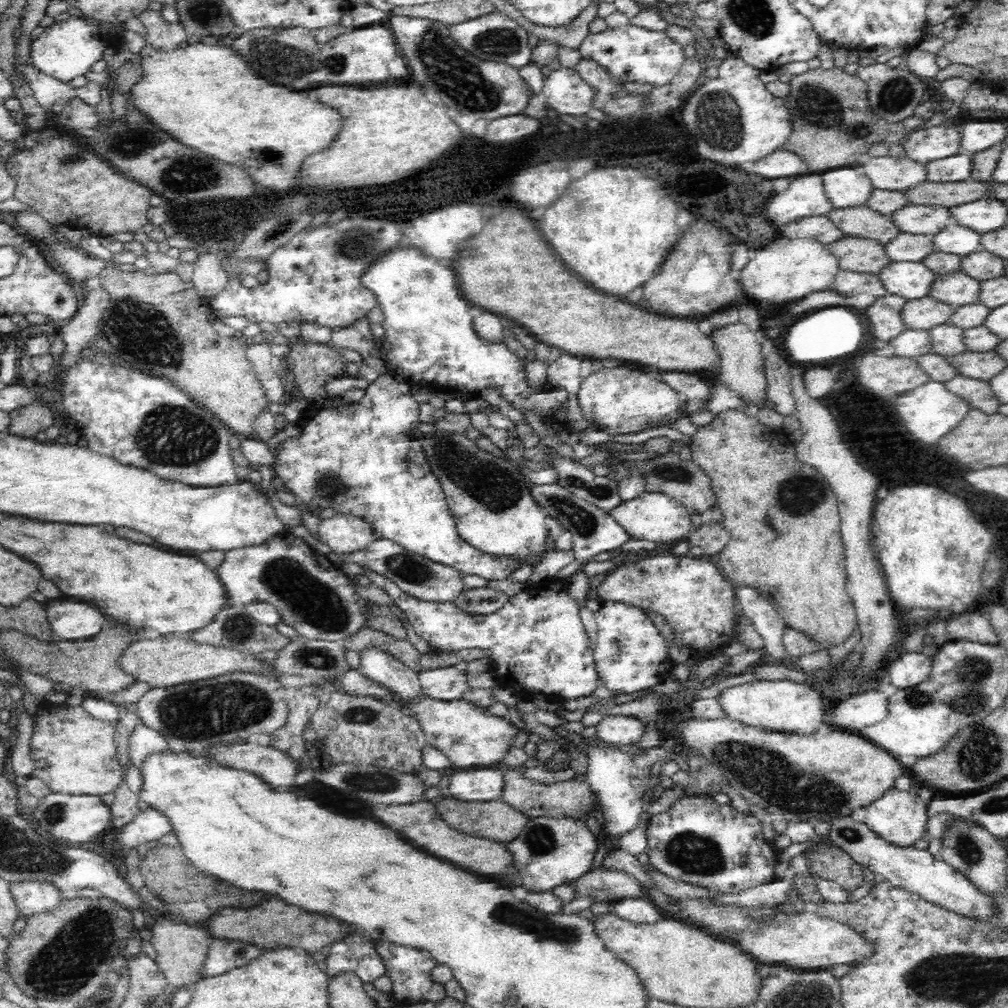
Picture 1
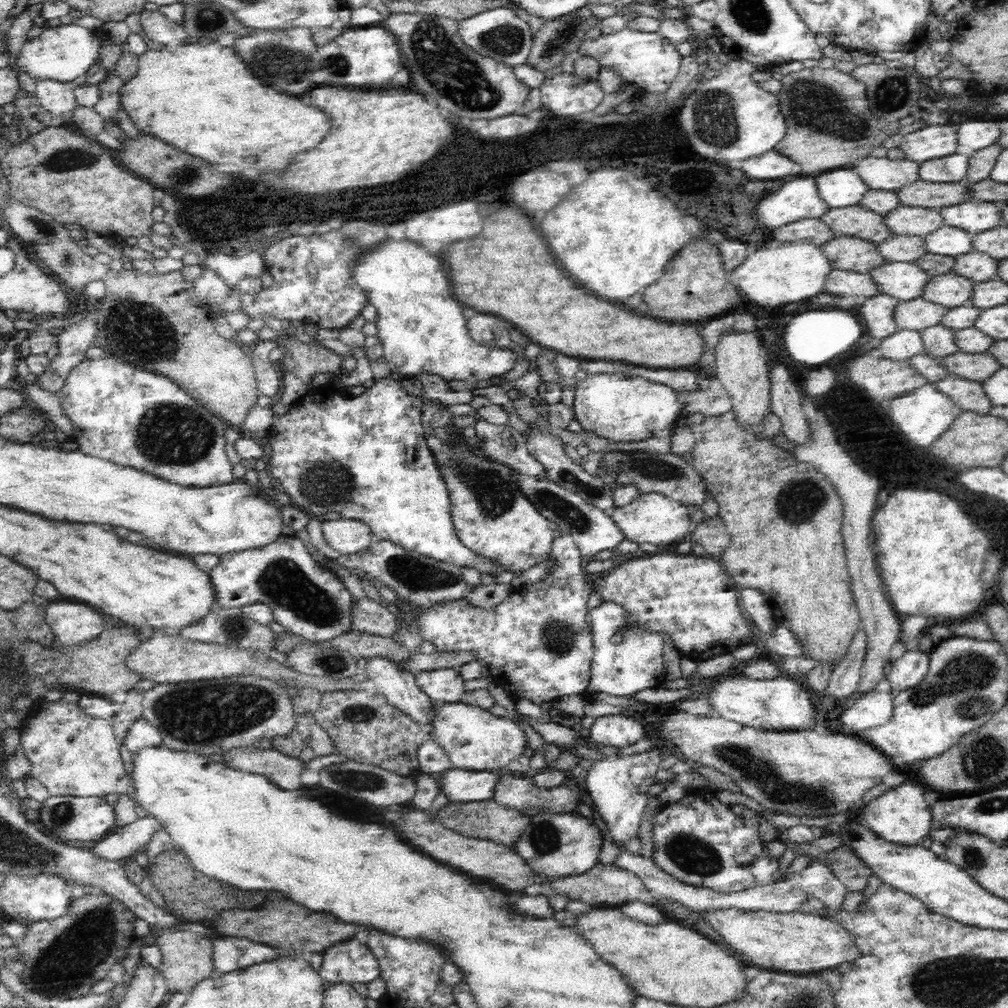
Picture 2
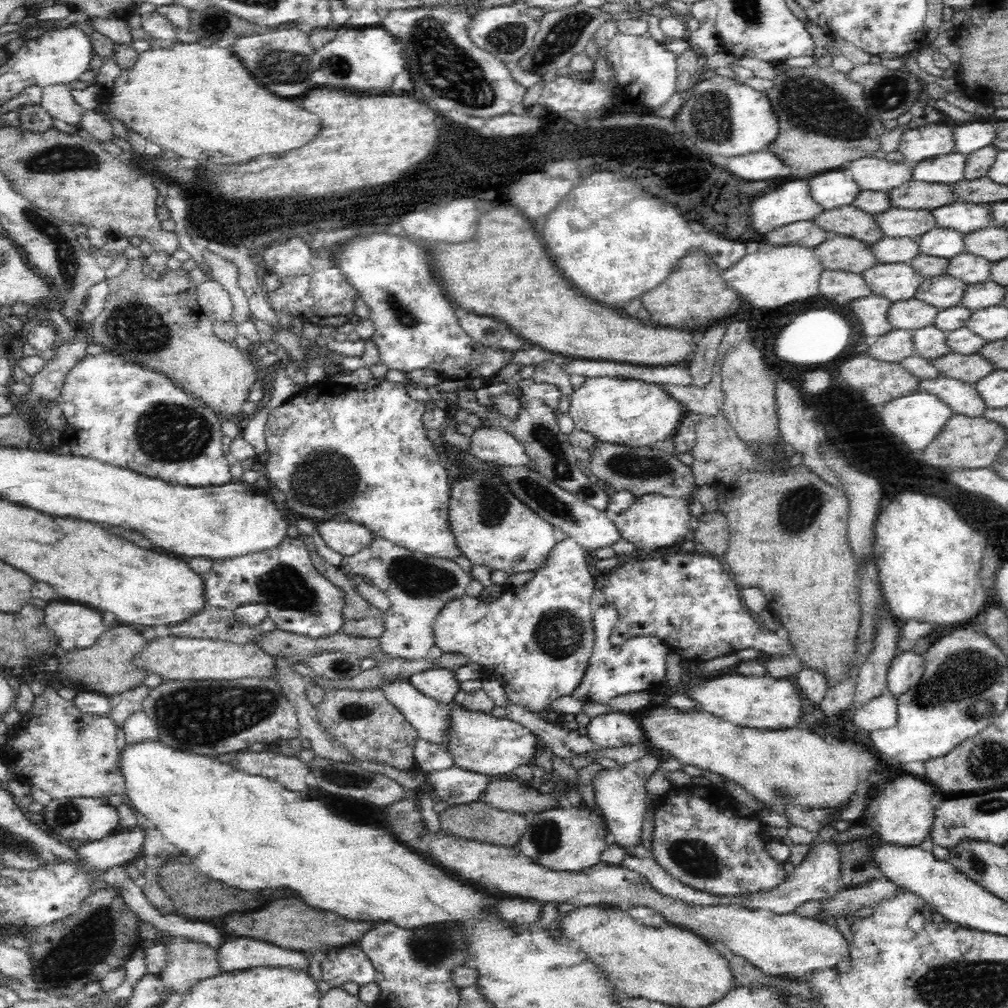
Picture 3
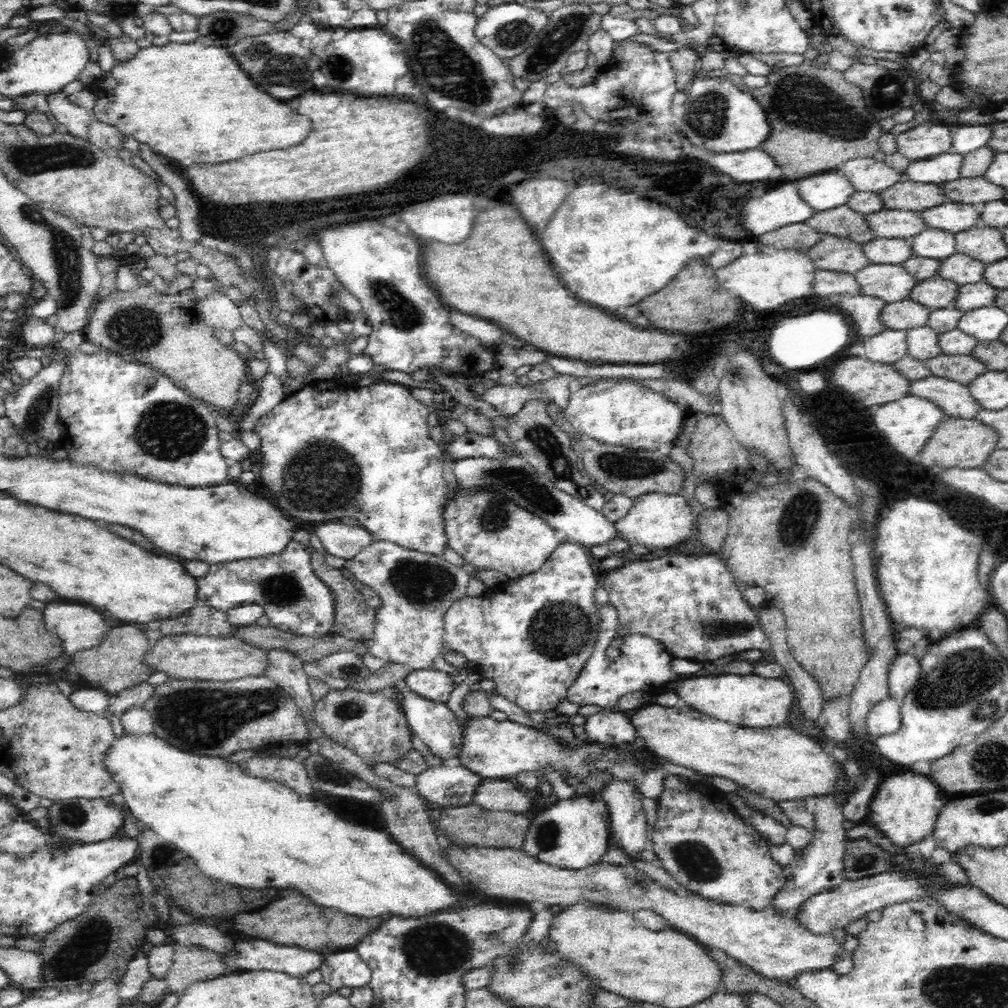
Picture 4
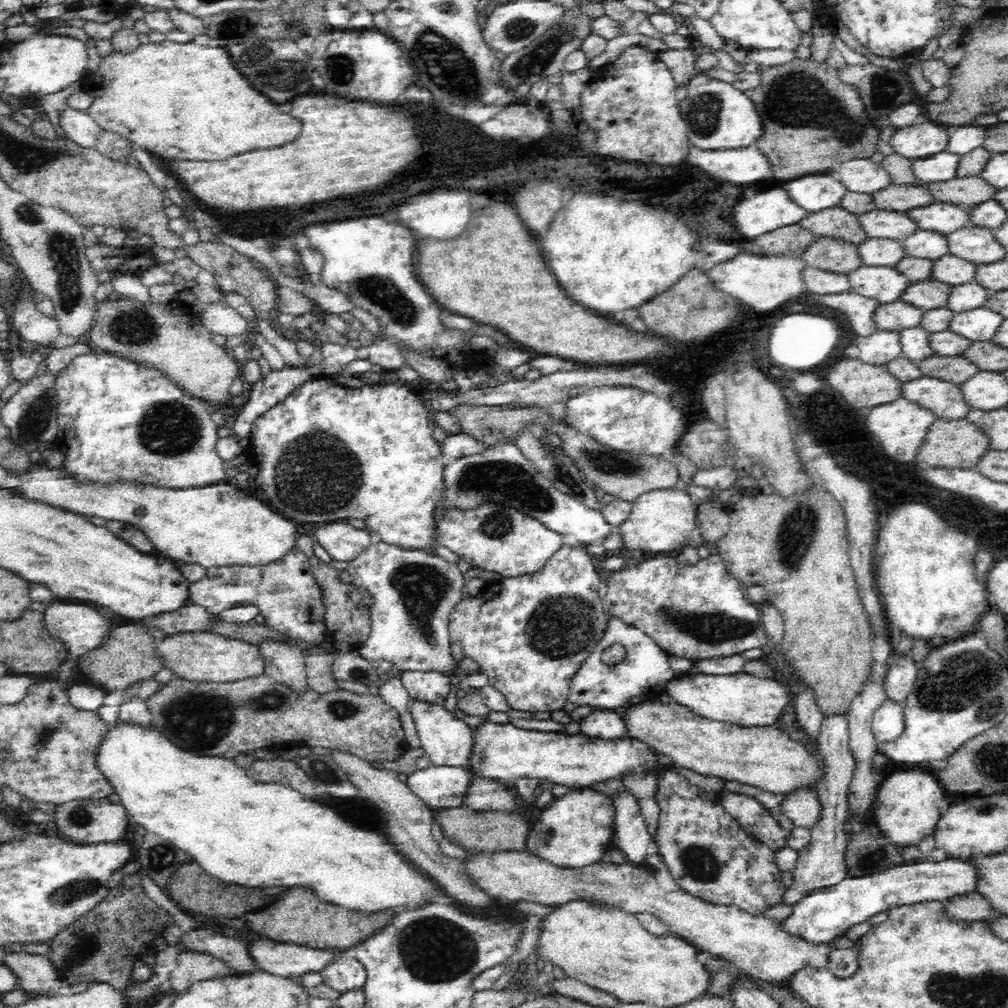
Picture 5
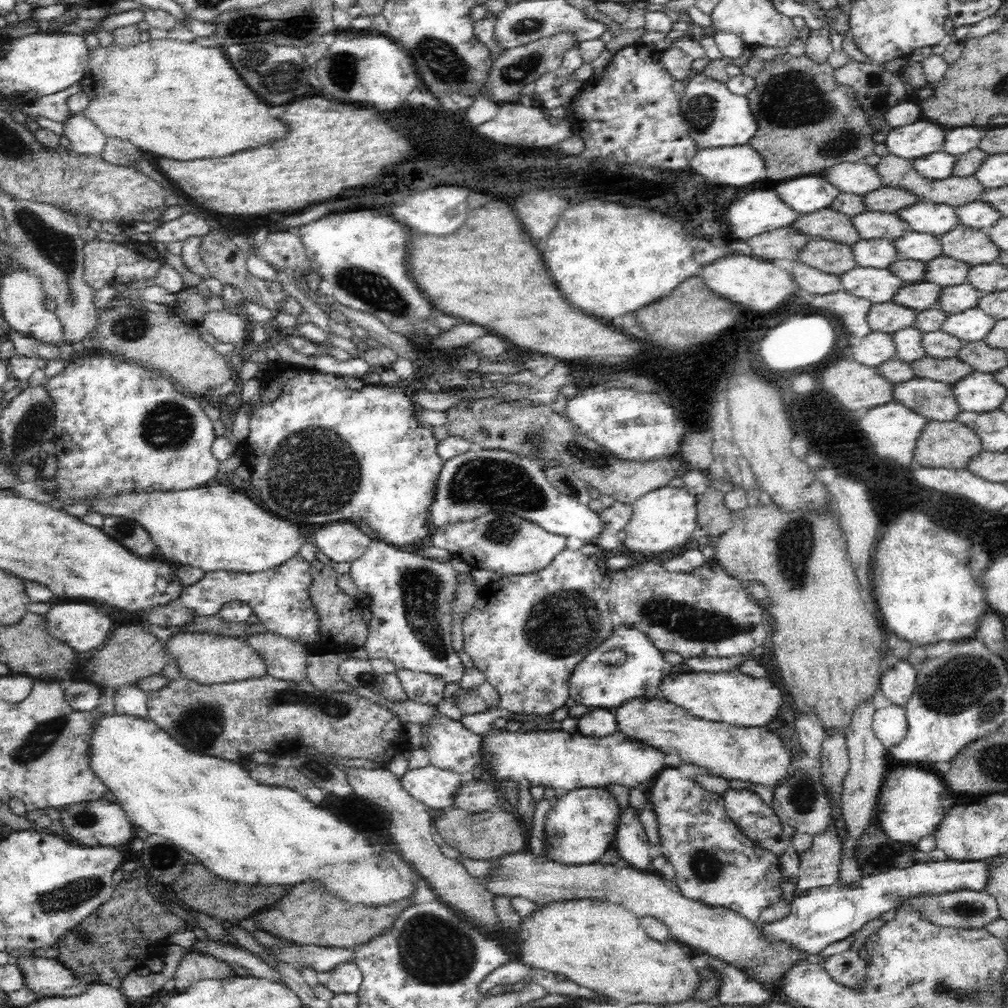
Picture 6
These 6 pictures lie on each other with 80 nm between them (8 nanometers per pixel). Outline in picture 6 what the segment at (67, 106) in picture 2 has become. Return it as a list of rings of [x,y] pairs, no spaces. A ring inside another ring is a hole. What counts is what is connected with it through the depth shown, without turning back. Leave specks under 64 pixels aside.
[[[69,114],[64,120],[64,135],[76,152],[101,156],[107,137],[84,114]]]

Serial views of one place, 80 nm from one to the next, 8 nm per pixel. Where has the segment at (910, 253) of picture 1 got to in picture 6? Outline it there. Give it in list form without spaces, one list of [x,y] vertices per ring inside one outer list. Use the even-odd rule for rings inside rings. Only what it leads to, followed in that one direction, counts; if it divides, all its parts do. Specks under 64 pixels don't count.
[[[862,239],[852,248],[856,263],[864,268],[889,268],[900,258],[896,243],[888,239]]]

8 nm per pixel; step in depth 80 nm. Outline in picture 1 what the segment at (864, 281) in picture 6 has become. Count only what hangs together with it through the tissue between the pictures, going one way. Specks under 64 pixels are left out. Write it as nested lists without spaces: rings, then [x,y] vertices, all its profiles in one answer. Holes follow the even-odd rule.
[[[893,262],[878,276],[884,282],[886,292],[918,300],[929,295],[939,275],[923,262]]]

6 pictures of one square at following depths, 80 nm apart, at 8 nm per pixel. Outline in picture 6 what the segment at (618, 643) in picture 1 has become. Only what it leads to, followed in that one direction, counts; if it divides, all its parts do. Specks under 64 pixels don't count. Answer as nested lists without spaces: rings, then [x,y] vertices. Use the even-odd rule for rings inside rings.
[[[616,624],[610,636],[574,668],[569,681],[569,698],[576,705],[611,710],[636,698],[664,699],[661,690],[662,680],[674,672],[674,666],[666,661],[664,654],[665,652],[660,651],[654,645],[646,632],[638,628],[631,628],[630,625]],[[615,648],[623,649],[626,652],[625,662],[620,666],[603,664],[600,658]]]

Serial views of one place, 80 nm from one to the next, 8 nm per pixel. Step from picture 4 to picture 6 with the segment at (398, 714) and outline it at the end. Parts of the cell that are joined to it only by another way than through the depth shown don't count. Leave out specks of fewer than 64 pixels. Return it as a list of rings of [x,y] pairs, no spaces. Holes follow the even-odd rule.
[[[267,675],[228,684],[199,684],[183,678],[172,680],[160,690],[147,695],[147,705],[149,720],[167,732],[178,745],[191,752],[218,756],[224,760],[236,760],[256,750],[278,750],[281,742],[293,740],[302,743],[302,750],[314,747],[316,753],[333,759],[366,758],[385,765],[397,755],[410,750],[403,722],[394,709],[354,692],[318,690],[308,680],[292,683]]]

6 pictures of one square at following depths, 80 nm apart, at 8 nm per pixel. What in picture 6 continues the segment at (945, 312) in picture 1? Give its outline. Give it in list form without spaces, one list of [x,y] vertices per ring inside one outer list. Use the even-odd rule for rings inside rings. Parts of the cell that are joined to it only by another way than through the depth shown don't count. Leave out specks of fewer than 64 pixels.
[[[896,301],[872,304],[868,312],[868,324],[874,332],[894,334],[903,328],[914,327],[917,310],[896,303]]]

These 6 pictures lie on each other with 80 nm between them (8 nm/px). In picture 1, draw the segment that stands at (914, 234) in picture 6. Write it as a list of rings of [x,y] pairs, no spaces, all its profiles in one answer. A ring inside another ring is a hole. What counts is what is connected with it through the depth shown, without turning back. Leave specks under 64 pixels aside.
[[[955,223],[946,226],[938,234],[934,234],[932,239],[934,239],[934,250],[964,257],[982,250],[980,238],[982,238],[982,235],[976,230]]]

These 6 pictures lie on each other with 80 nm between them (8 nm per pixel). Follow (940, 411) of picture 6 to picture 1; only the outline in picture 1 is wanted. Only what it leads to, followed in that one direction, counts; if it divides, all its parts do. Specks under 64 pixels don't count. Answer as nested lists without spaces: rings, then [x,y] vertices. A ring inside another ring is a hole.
[[[958,375],[945,383],[952,392],[958,393],[960,397],[964,397],[970,402],[972,408],[980,409],[990,414],[998,413],[998,408],[1000,408],[1001,404],[996,395],[994,395],[994,389],[992,389],[989,381]]]

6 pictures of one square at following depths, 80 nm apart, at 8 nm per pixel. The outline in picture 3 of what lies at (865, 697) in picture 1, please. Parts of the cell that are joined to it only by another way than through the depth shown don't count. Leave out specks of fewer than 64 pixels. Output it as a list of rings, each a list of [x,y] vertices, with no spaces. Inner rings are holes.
[[[882,693],[870,697],[857,709],[854,709],[848,722],[860,730],[873,731],[891,727],[897,719],[896,696]]]

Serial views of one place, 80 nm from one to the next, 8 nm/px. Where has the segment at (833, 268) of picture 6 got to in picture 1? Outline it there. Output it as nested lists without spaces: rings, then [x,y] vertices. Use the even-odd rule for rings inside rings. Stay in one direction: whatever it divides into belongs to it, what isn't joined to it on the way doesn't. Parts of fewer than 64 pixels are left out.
[[[845,236],[828,245],[828,248],[840,259],[841,270],[880,275],[882,270],[893,263],[884,246],[869,238]]]

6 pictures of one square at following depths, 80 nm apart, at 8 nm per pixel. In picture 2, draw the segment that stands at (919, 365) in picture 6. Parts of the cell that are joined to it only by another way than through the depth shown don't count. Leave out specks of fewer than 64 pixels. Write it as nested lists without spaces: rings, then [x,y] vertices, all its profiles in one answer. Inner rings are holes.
[[[958,351],[946,357],[939,357],[938,361],[948,369],[949,374],[963,379],[984,382],[1002,367],[1002,363],[993,354],[967,353]]]

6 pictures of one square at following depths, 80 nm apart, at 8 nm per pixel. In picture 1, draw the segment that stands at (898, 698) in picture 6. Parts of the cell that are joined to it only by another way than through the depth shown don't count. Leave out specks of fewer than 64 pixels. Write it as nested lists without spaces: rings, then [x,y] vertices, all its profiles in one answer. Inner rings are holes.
[[[918,652],[902,654],[888,666],[888,675],[896,689],[916,687],[928,679],[933,659]]]

